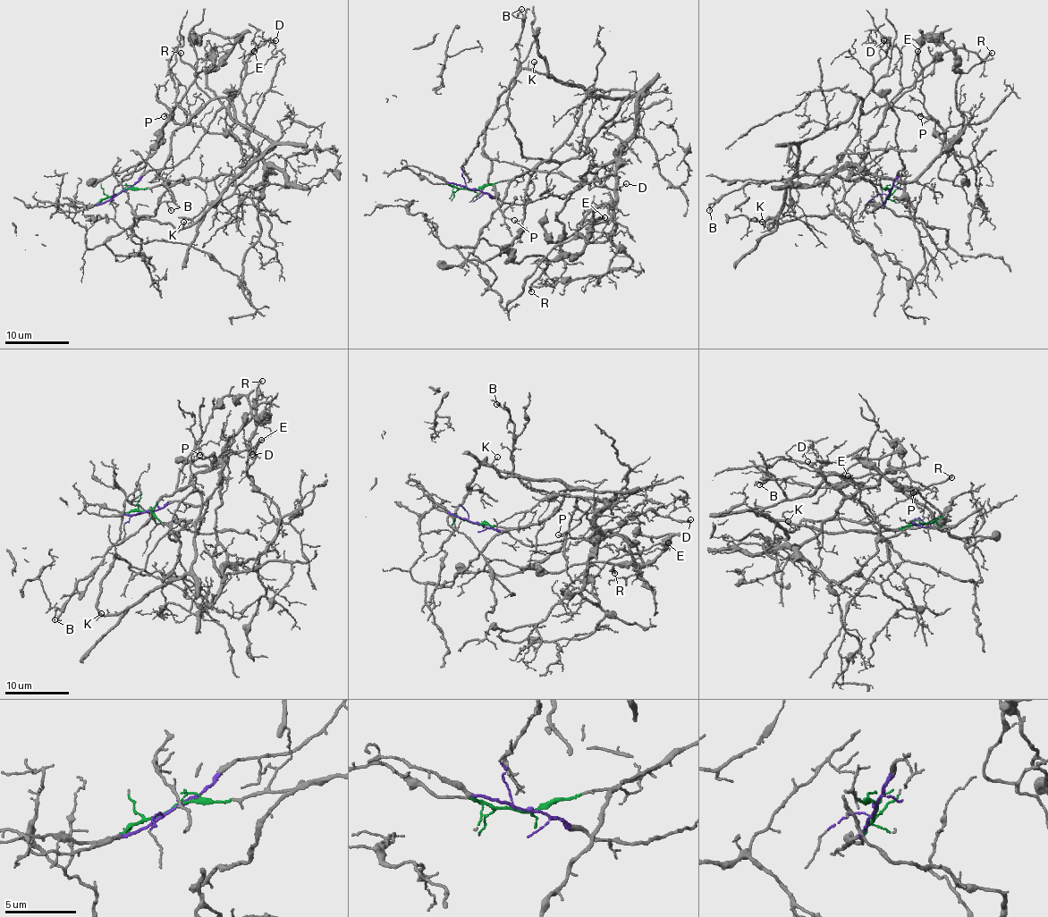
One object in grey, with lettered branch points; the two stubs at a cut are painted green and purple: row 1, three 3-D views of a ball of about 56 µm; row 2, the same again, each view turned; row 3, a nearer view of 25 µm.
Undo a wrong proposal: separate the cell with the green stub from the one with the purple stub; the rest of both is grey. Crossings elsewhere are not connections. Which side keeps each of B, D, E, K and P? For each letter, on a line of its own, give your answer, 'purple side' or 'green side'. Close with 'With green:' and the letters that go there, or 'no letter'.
B: green side
D: purple side
E: purple side
K: green side
P: green side
With green: B, K, P

